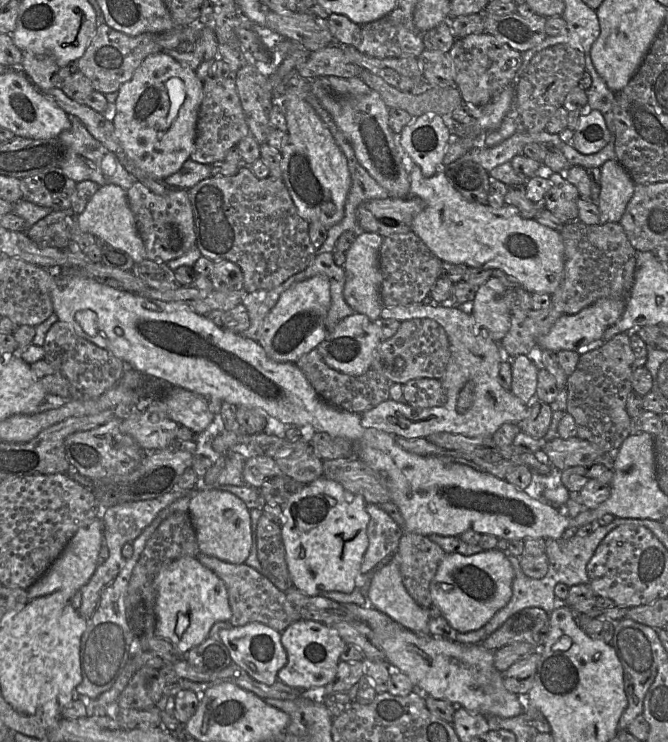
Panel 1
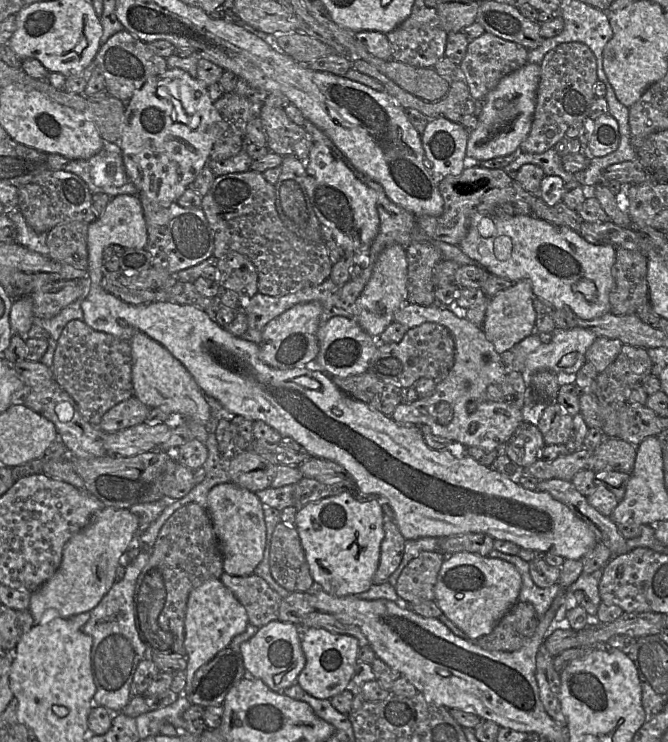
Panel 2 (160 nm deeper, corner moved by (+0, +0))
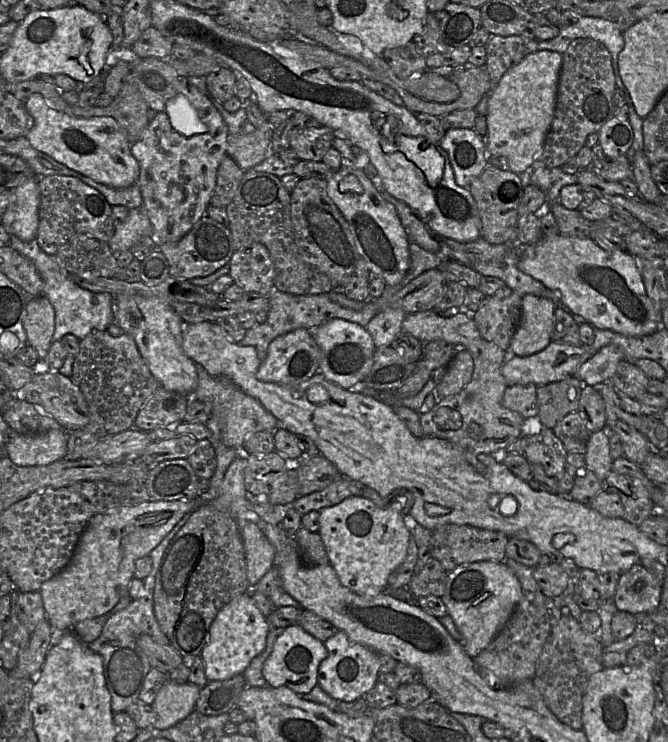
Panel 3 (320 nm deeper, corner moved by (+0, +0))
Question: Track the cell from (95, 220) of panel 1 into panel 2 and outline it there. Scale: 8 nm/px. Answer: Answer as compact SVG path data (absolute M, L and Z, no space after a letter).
M122 194L112 197L104 212L93 222L88 224L87 249L88 249L88 278L91 282L91 287L88 294L81 301L81 309L83 311L83 321L92 329L113 335L119 339L130 341L135 332L143 332L156 342L164 346L176 359L178 359L189 373L193 376L199 388L206 396L215 398L227 411L235 415L241 415L247 420L256 421L261 420L277 430L282 437L290 437L297 441L301 447L313 458L322 458L331 460L342 466L348 475L351 477L356 489L367 499L379 497L384 502L388 503L394 512L394 522L396 523L401 535L406 541L425 537L446 538L450 536L458 536L466 533L484 533L495 540L507 540L518 545L520 548L534 550L540 554L550 552L558 554L565 559L581 560L594 546L598 543L595 534L589 525L579 518L572 510L565 504L553 498L546 491L528 490L516 482L516 479L501 474L491 467L486 467L476 461L469 455L456 456L449 450L436 450L430 447L424 440L424 436L416 425L405 425L395 422L391 417L370 408L363 402L355 400L343 394L339 388L332 382L329 375L319 370L315 364L310 367L296 368L296 369L276 369L264 363L259 356L260 345L251 341L236 337L226 331L224 327L215 322L212 314L200 310L194 306L186 304L177 304L173 302L152 302L147 304L132 305L121 299L109 294L101 287L103 276L107 276L108 270L103 264L103 250L111 245L119 245L124 248L145 249L148 242L147 226L144 218L144 212L137 195Z

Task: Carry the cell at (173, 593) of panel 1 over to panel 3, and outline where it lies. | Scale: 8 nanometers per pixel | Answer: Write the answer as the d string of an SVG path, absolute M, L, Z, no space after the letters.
M250 593L241 594L225 605L210 627L210 636L202 650L208 681L227 680L243 674L251 661L266 648L266 639L271 625L254 604Z

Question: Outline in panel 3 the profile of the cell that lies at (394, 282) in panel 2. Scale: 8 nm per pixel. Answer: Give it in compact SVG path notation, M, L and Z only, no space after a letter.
M387 308L369 321L366 329L376 348L392 345L396 336L402 331L402 322L406 315L399 308Z

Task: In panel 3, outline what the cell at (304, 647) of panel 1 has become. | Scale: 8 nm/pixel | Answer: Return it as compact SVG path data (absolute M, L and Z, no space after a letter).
M343 631L327 639L324 645L328 654L319 665L317 685L329 696L338 701L351 702L363 697L376 685L380 674L377 653L354 642Z

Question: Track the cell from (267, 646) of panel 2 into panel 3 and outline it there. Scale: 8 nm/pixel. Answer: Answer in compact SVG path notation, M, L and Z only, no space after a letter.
M298 625L286 627L277 637L273 650L265 660L262 674L269 687L287 687L298 695L309 693L316 685L318 668L327 657L324 643Z

